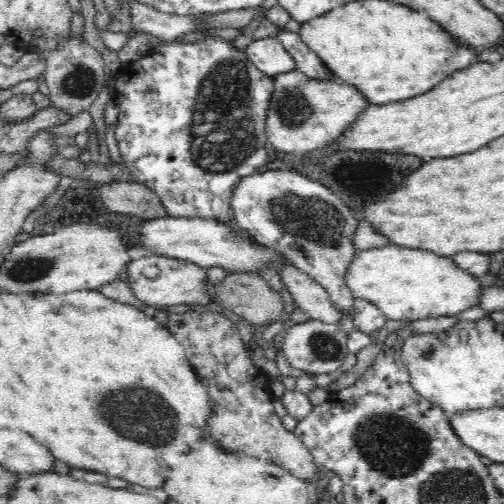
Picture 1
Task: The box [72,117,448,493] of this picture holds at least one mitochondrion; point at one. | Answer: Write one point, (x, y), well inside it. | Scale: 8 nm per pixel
(141, 415)

